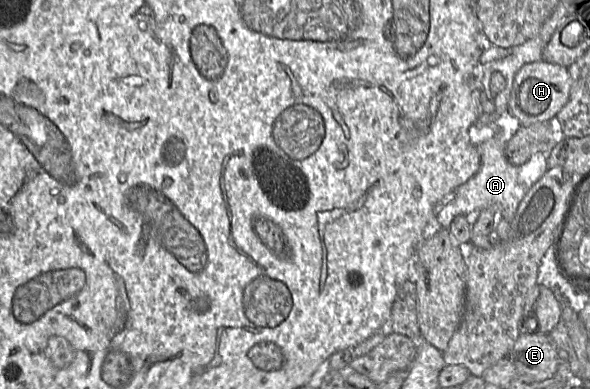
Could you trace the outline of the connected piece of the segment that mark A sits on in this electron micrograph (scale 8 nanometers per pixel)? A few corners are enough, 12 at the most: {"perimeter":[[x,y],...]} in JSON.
{"perimeter":[[494,137],[476,145],[478,171],[437,206],[458,215],[498,209],[511,223],[529,189]]}

